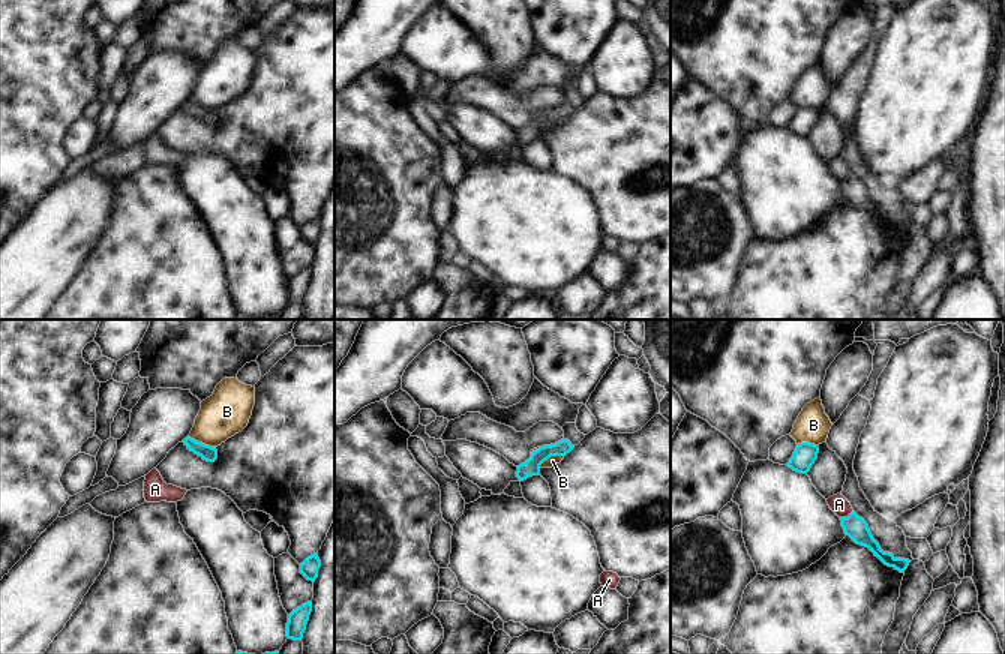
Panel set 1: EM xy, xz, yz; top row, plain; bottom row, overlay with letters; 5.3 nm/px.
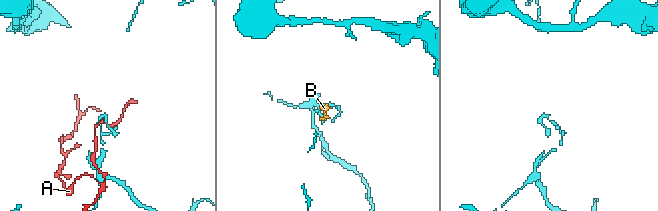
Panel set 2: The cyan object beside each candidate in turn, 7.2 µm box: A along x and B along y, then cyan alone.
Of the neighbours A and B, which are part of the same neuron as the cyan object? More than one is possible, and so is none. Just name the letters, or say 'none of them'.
none of them

